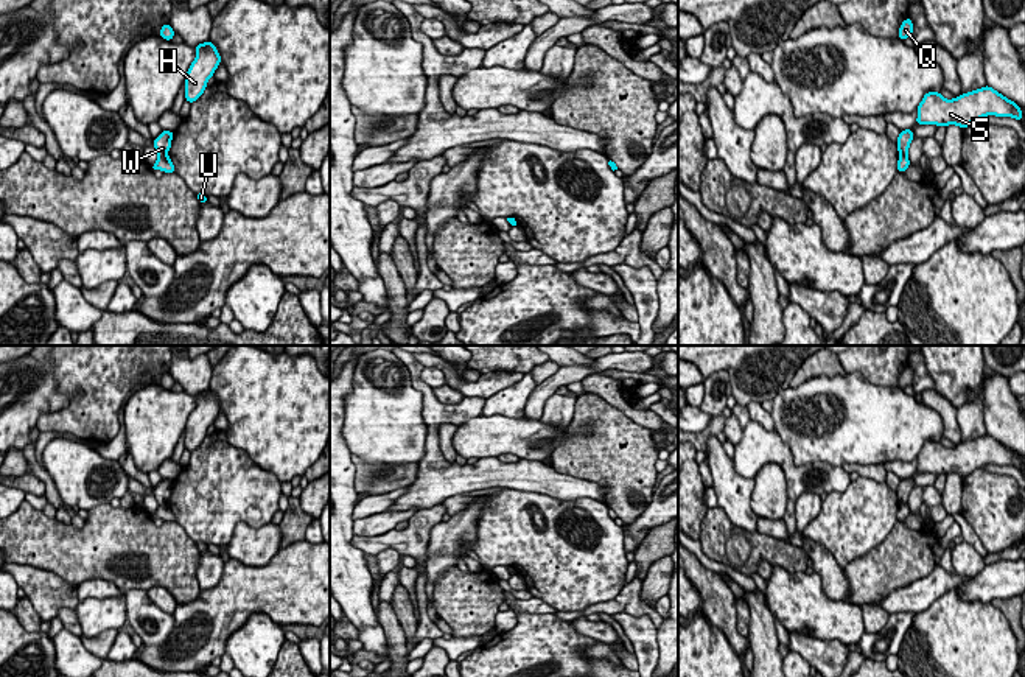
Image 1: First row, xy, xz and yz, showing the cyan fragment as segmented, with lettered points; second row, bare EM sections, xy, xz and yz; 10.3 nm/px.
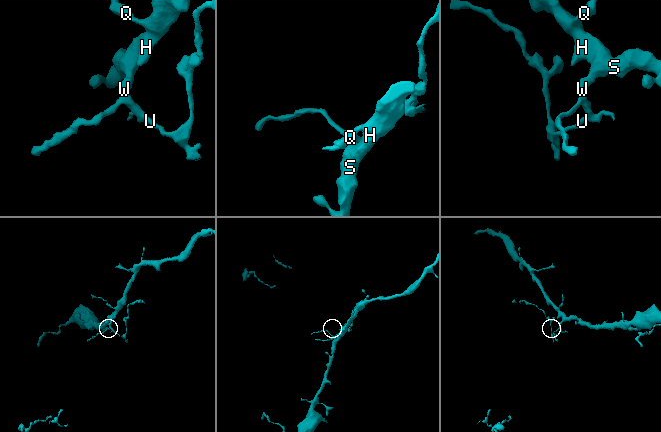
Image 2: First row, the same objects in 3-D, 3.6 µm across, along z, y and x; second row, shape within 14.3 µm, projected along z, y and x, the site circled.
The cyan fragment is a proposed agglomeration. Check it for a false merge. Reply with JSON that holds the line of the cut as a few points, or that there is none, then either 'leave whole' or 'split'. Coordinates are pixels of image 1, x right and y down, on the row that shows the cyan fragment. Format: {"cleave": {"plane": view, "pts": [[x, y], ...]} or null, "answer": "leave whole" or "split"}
{"cleave": {"plane": "xy", "pts": [[159, 154], [165, 156]]}, "answer": "split"}

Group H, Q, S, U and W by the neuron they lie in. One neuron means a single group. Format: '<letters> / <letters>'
H Q S W / U

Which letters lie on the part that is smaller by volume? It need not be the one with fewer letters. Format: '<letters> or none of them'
U

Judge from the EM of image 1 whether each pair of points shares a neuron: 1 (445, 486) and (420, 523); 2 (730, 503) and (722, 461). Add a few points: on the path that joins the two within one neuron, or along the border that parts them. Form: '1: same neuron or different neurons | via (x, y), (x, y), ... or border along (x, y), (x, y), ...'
1: different neurons | border along (440, 503), (419, 509)
2: same neuron | via (730, 492), (724, 472)

